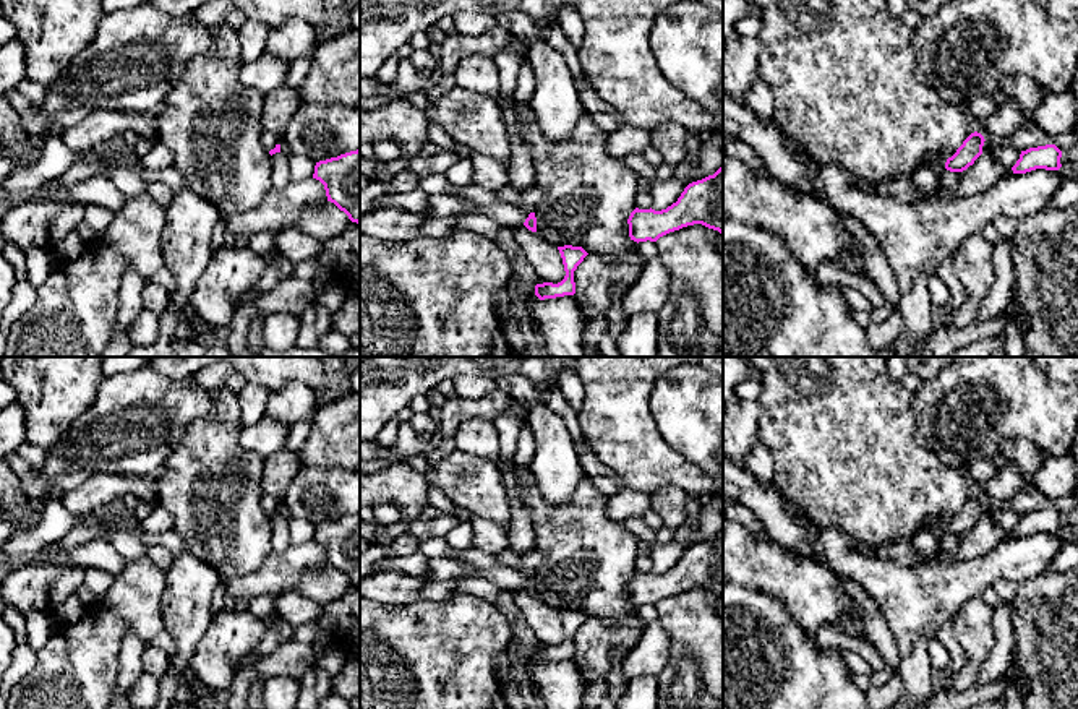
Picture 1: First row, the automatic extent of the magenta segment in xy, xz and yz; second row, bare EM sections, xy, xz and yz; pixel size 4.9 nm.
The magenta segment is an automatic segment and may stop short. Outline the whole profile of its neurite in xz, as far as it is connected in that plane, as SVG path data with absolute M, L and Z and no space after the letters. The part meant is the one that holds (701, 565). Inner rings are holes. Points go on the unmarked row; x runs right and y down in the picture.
M723 529L702 544L689 547L676 566L666 573L635 571L629 582L634 605L657 605L660 600L687 589L702 587L723 597Z

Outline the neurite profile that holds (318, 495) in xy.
M306 467L292 479L284 505L289 516L314 526L360 513L360 471Z

